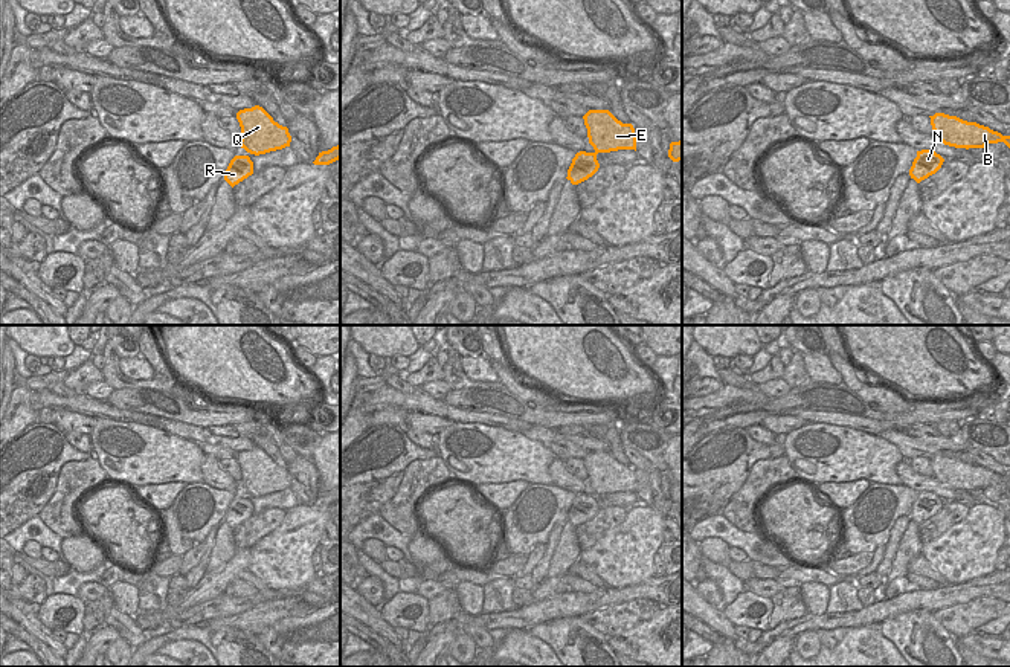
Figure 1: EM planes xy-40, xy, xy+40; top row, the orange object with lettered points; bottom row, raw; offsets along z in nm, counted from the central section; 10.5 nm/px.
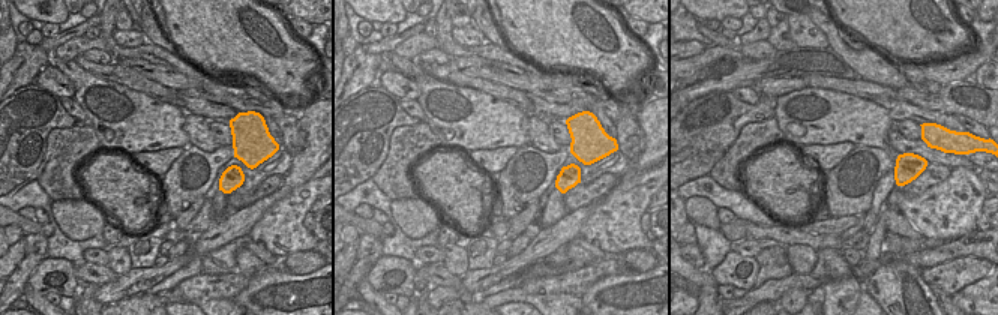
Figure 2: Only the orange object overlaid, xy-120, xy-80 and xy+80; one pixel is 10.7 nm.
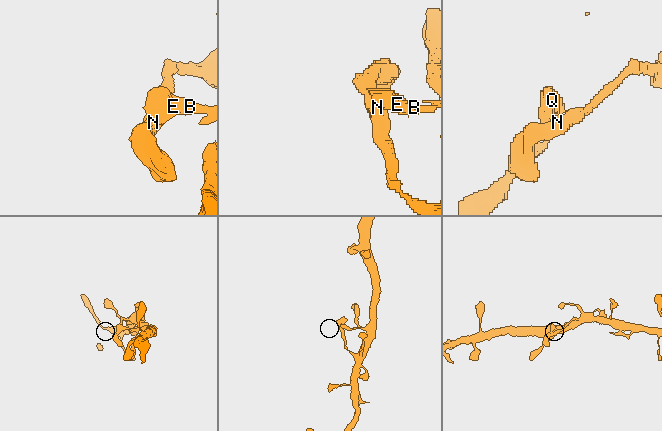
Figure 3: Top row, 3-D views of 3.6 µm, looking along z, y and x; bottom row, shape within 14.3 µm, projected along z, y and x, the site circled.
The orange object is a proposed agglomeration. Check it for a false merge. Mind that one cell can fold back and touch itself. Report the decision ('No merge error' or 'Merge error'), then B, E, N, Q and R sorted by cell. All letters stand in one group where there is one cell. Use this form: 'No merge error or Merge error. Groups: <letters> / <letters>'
No merge error. Groups: B E N Q R

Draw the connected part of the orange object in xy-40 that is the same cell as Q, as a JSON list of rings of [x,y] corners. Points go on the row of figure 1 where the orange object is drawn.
[[[262,107],[240,110],[236,119],[241,127],[240,145],[247,153],[259,156],[290,147],[288,128],[275,122]]]

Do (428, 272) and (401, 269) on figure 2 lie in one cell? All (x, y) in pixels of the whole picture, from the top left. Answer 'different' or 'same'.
different

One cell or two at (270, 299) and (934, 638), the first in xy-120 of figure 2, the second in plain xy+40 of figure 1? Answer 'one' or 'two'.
two

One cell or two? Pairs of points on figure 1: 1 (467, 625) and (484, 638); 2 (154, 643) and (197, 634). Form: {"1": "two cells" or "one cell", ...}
{"1": "one cell", "2": "one cell"}

